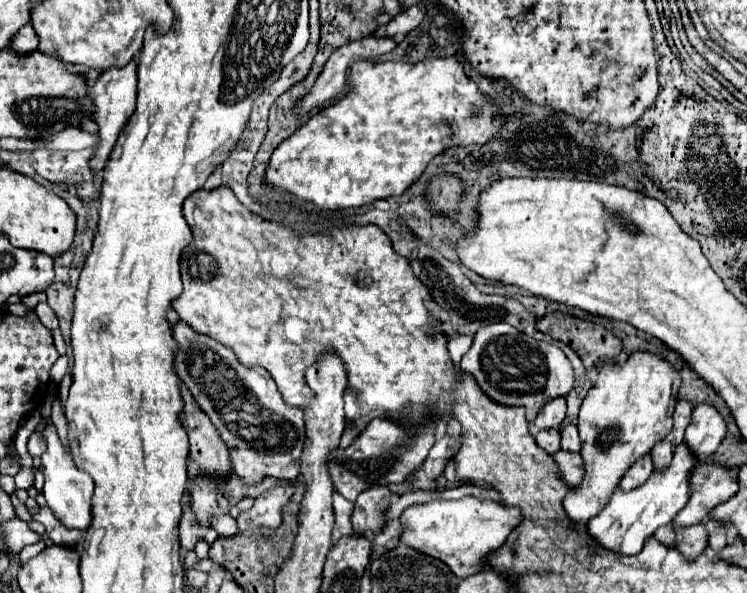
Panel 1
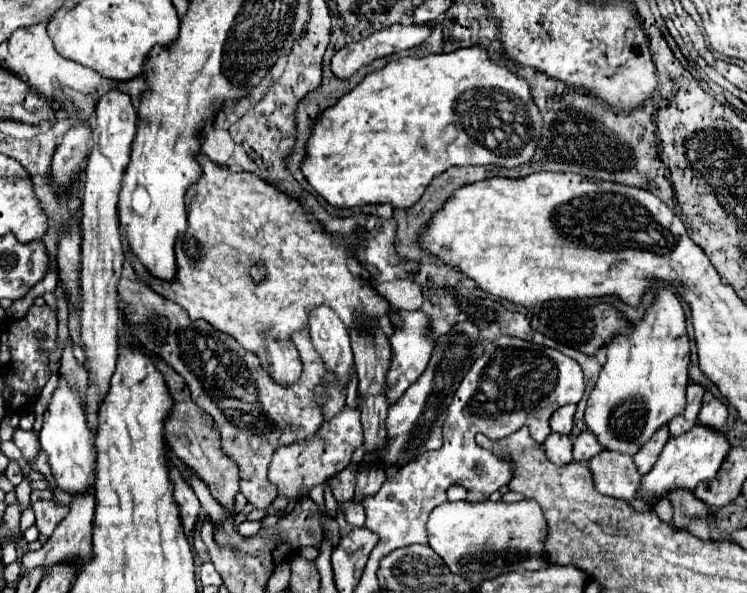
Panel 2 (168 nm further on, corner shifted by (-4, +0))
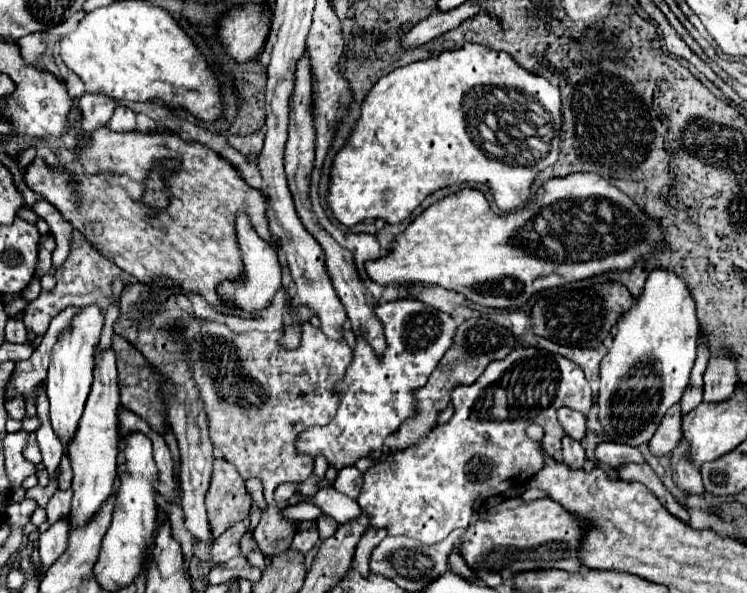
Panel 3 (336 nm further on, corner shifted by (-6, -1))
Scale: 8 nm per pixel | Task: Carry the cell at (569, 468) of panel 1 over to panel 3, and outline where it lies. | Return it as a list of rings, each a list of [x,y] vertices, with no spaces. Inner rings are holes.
[[[641,462],[641,464],[625,464],[625,466],[619,466],[617,468],[617,474],[623,478],[623,480],[637,480],[641,484],[645,484],[659,500],[661,504],[679,520],[687,522],[689,520],[689,514],[687,510],[675,502],[675,498],[669,494],[669,490],[661,484],[659,476],[653,472],[653,468],[647,464],[647,462]]]

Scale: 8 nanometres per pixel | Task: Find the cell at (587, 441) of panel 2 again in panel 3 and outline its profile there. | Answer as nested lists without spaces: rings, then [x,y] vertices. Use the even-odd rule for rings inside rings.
[[[601,442],[595,448],[595,458],[599,464],[605,464],[609,468],[617,468],[625,462],[643,462],[643,454],[627,444],[617,442]]]

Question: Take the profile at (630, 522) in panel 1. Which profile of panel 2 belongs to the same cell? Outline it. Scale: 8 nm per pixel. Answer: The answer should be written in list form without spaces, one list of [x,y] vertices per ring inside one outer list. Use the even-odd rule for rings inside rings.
[[[695,423],[691,431],[679,437],[669,437],[655,467],[643,477],[641,493],[645,497],[665,497],[671,489],[677,489],[677,487],[695,489],[703,479],[715,477],[715,473],[719,471],[729,451],[731,451],[731,443],[725,433],[715,431],[711,427],[703,427],[701,423]]]

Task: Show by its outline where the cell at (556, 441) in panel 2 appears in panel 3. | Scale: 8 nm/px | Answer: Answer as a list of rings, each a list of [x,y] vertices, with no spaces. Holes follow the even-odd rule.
[[[565,436],[563,438],[563,464],[569,466],[571,470],[577,470],[583,466],[583,460],[585,460],[583,446],[577,440]]]

